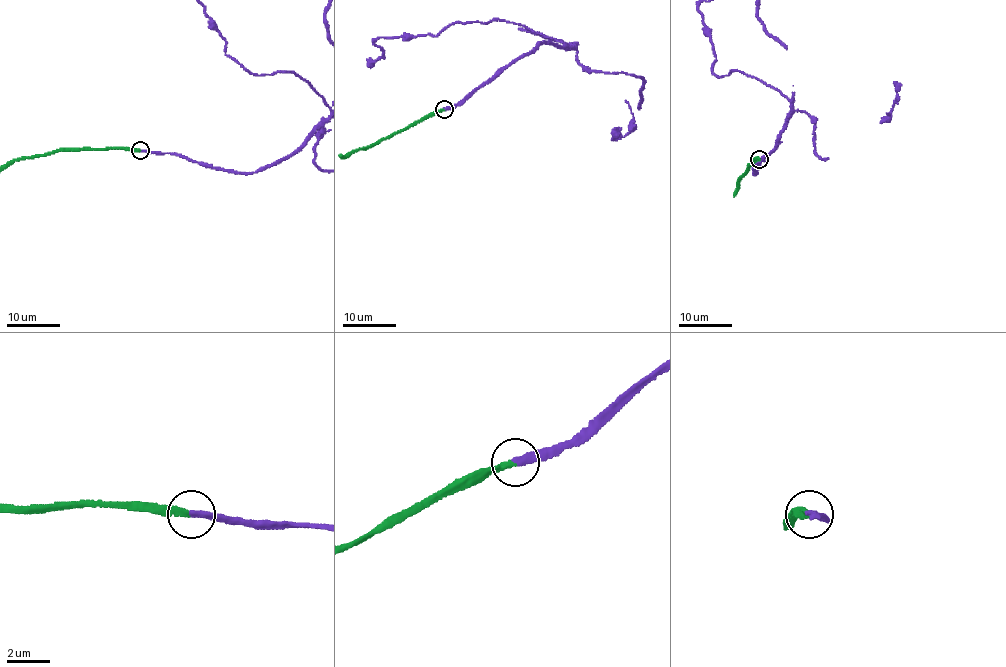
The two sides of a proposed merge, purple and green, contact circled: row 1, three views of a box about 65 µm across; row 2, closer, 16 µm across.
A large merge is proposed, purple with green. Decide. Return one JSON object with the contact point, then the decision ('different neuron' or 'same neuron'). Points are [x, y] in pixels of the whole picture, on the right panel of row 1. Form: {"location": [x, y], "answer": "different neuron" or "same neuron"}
{"location": [759, 159], "answer": "same neuron"}

